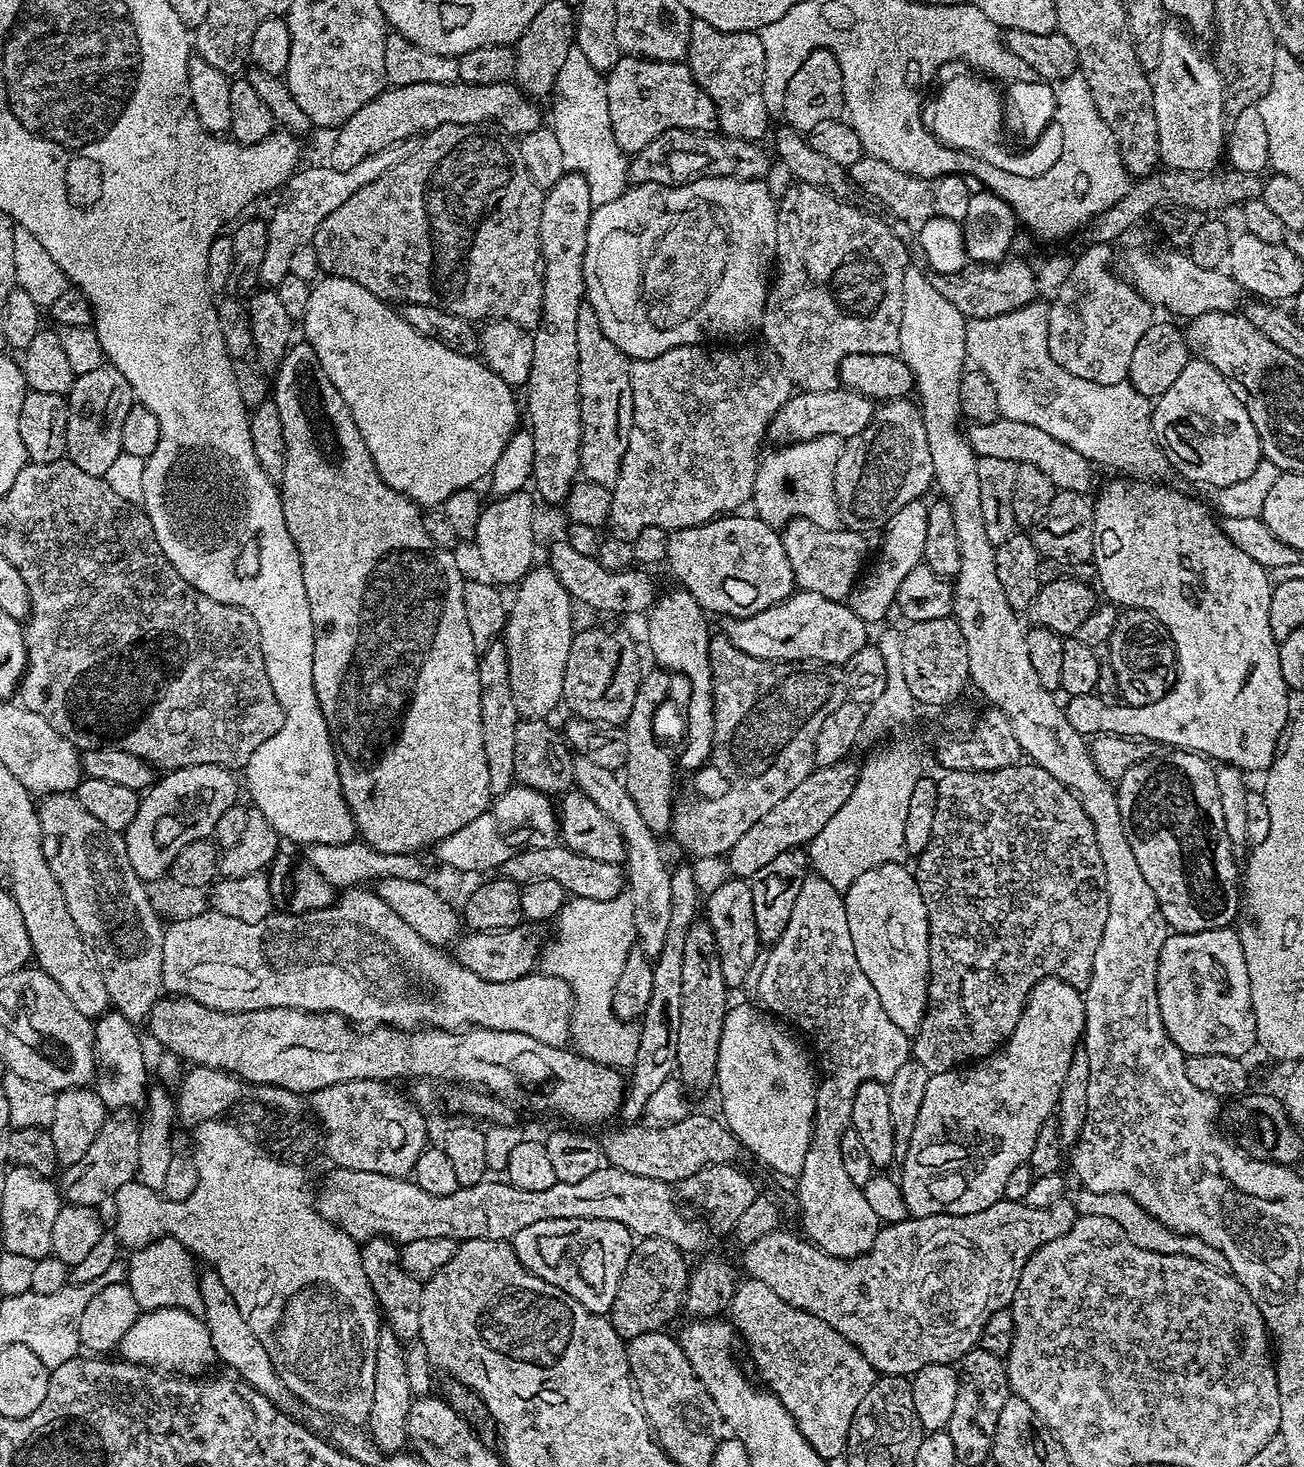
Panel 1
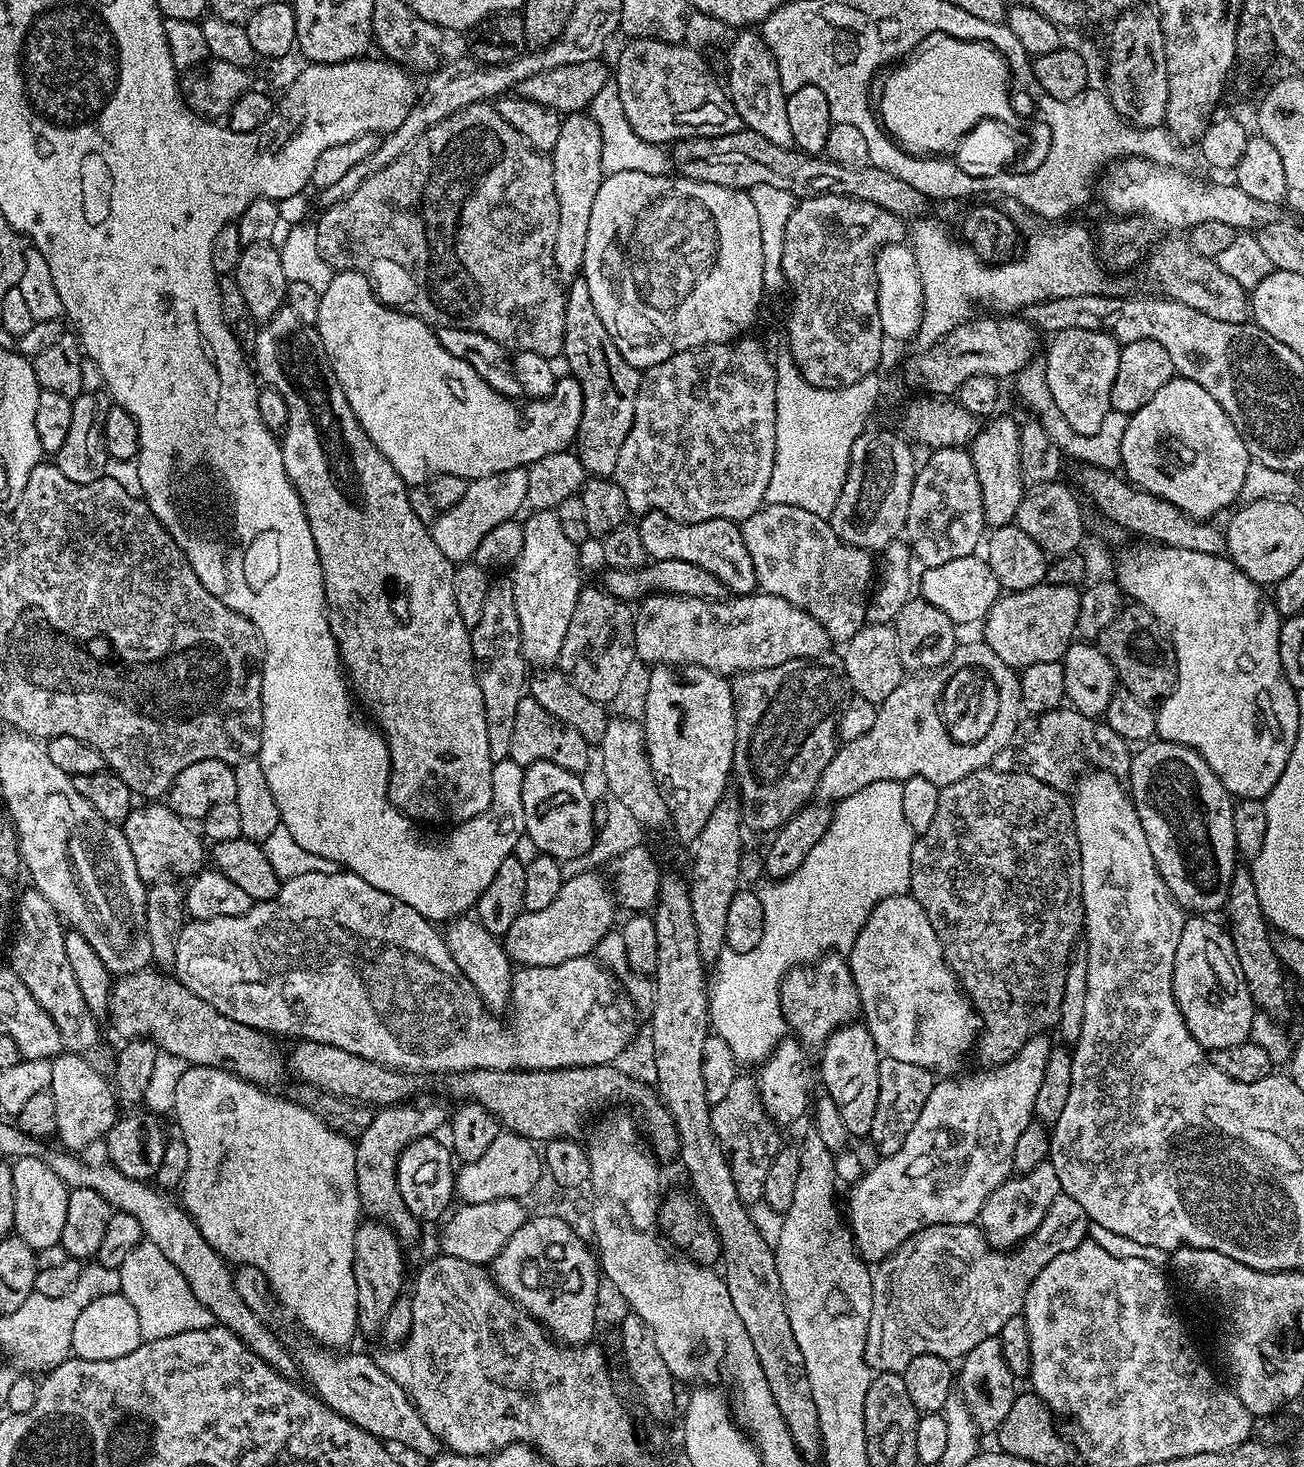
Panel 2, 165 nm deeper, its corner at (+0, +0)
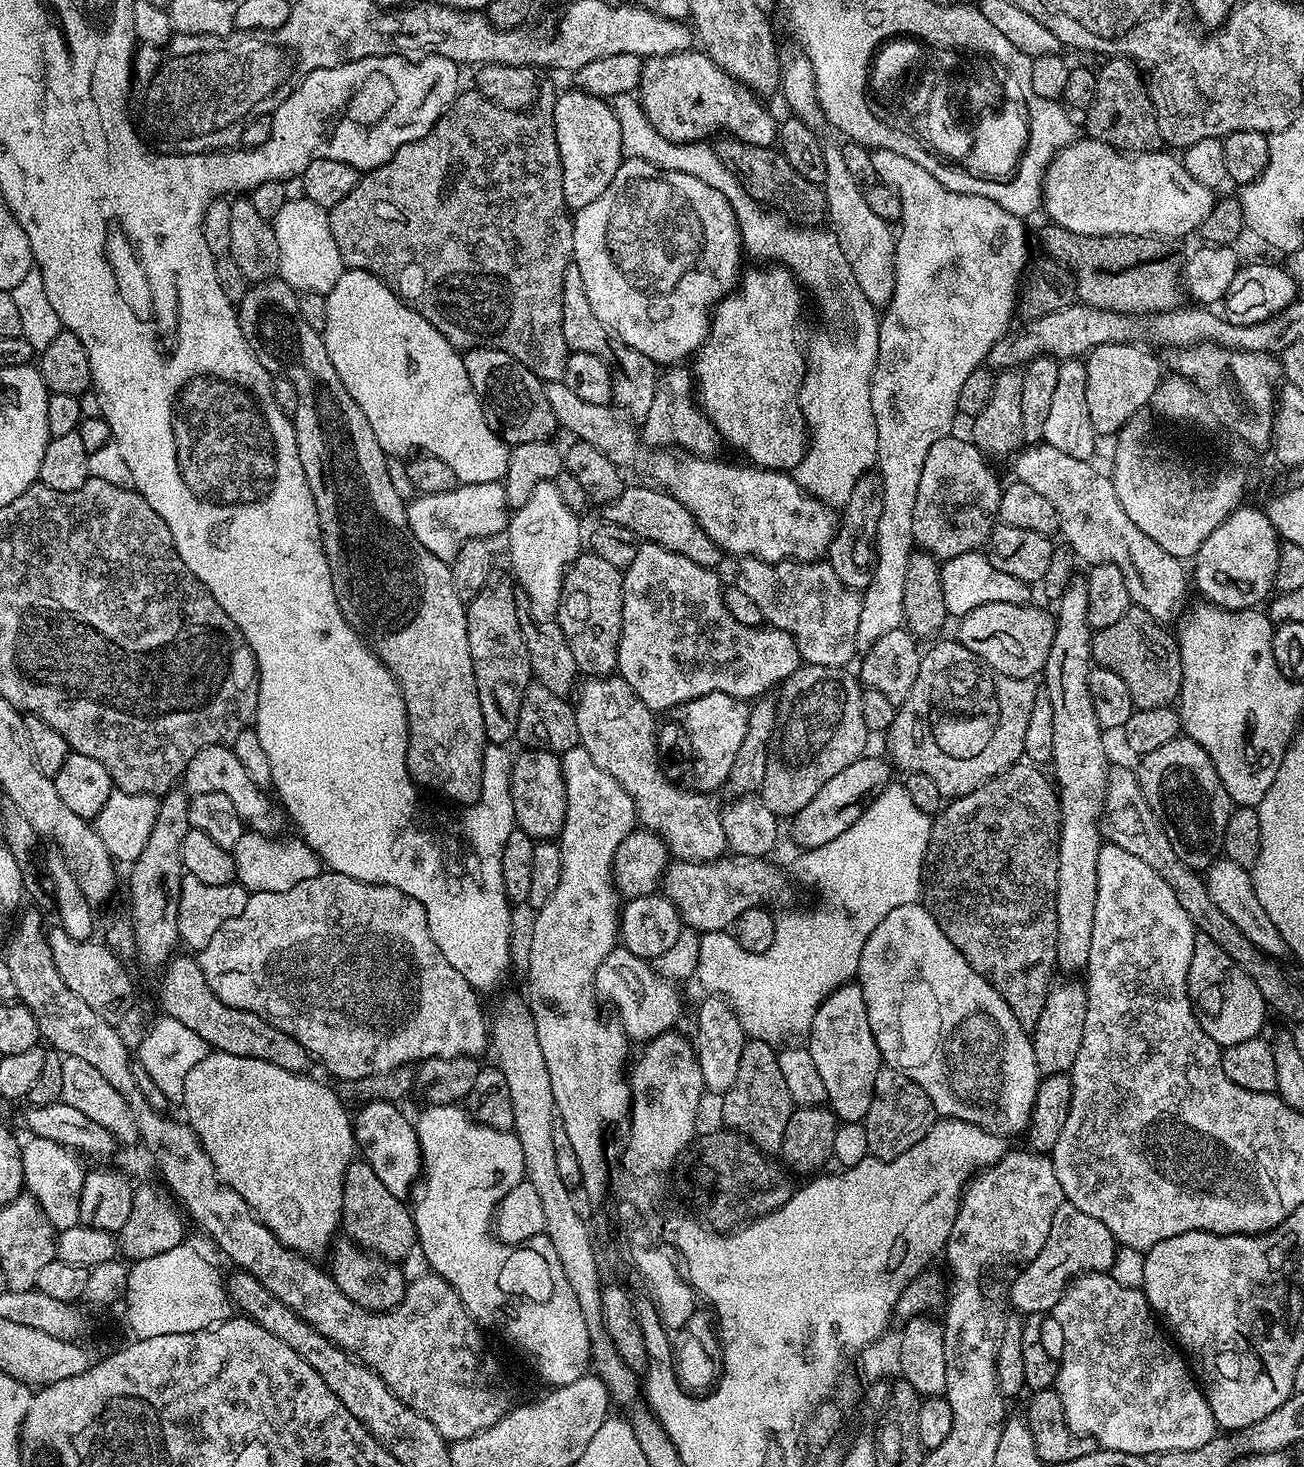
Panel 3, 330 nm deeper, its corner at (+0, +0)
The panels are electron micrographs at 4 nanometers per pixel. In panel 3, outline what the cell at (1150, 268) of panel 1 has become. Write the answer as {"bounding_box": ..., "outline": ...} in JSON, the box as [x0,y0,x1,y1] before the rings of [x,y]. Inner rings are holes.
{"bounding_box":[856,148,1028,650],"outline":[[[873,148],[870,151],[870,163],[874,166],[874,174],[879,183],[888,188],[896,189],[898,198],[902,198],[902,214],[898,221],[896,232],[896,253],[894,254],[894,294],[890,302],[883,309],[880,316],[880,329],[878,330],[878,362],[874,366],[874,374],[870,382],[870,406],[874,410],[874,422],[878,426],[878,454],[876,462],[880,477],[880,493],[882,494],[882,516],[878,518],[876,531],[876,565],[872,568],[872,581],[870,586],[863,589],[860,601],[862,602],[862,615],[858,618],[858,638],[856,647],[867,650],[874,646],[884,634],[904,624],[904,595],[906,594],[906,566],[910,562],[914,551],[914,502],[918,502],[918,482],[922,478],[922,466],[926,462],[926,454],[930,454],[930,446],[944,436],[953,435],[952,423],[958,420],[956,407],[958,394],[962,386],[974,370],[981,367],[988,359],[988,351],[1004,336],[1007,336],[1013,318],[1018,312],[1018,293],[1021,291],[1022,277],[1025,275],[1028,264],[1028,232],[1024,229],[1025,221],[1021,217],[1008,213],[1002,208],[999,201],[992,196],[954,193],[947,186],[942,185],[934,178],[934,174],[918,166],[908,157],[896,154],[891,150]]]}

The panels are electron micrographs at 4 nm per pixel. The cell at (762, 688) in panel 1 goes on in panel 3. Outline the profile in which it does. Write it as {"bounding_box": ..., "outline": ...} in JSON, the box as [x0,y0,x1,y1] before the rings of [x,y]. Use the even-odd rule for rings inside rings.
{"bounding_box":[759,663,870,818],"outline":[[[801,663],[790,678],[779,685],[778,703],[776,705],[776,735],[768,749],[766,778],[762,778],[759,799],[779,818],[791,818],[796,815],[834,774],[846,770],[850,762],[865,755],[870,739],[866,722],[862,722],[862,685],[855,675],[848,673],[847,667],[831,668]]]}

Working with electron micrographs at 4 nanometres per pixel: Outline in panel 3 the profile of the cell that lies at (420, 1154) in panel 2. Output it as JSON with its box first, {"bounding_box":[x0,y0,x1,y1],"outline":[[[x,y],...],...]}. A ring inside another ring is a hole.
{"bounding_box":[352,1101,422,1198],"outline":[[[372,1101],[361,1104],[354,1112],[352,1133],[356,1136],[359,1155],[368,1161],[369,1166],[378,1174],[390,1194],[404,1198],[412,1187],[417,1187],[422,1176],[422,1157],[420,1143],[411,1119],[407,1120],[390,1101]]]}

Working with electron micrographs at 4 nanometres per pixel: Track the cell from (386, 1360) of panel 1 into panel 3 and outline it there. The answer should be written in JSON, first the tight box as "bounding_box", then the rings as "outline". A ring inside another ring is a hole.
{"bounding_box":[342,1158,418,1262],"outline":[[[363,1158],[353,1159],[352,1164],[344,1175],[342,1186],[342,1232],[347,1239],[352,1240],[359,1248],[367,1248],[381,1256],[383,1260],[403,1262],[410,1246],[418,1243],[416,1239],[416,1223],[412,1212],[404,1205],[401,1197],[390,1194],[378,1174],[369,1166]]]}

